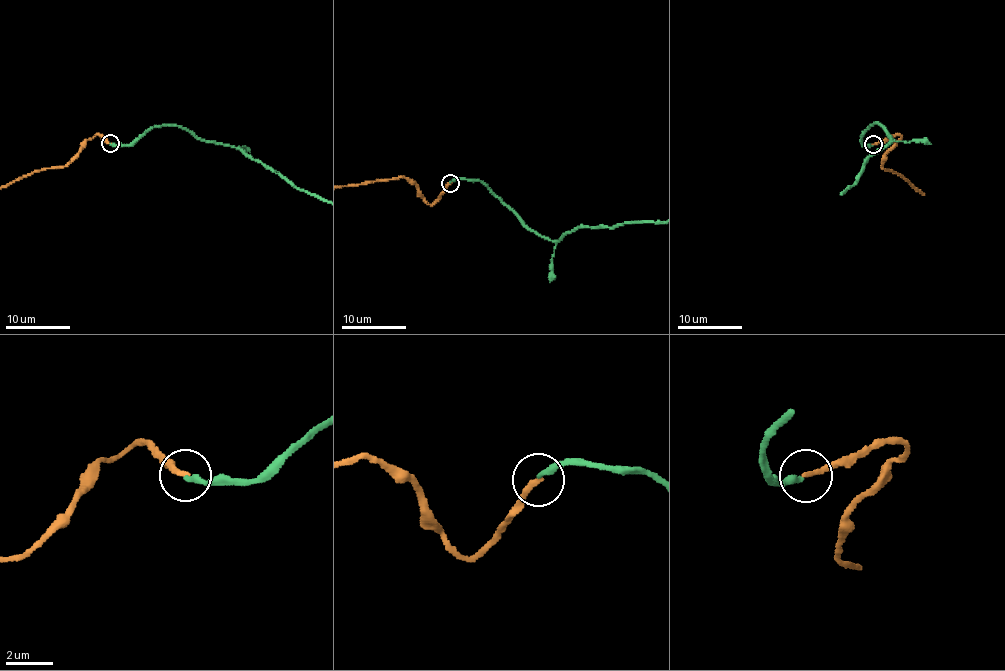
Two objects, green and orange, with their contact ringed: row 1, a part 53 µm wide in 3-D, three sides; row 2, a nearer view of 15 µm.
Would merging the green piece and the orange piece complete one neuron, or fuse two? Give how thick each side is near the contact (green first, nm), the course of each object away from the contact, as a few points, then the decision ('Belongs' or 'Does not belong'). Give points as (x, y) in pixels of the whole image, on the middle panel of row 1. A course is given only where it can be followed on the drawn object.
Thickness 280 nm (green) against 220 nm. Course of orange: (450, 183), (430, 204), (415, 184), (400, 177). Belongs

